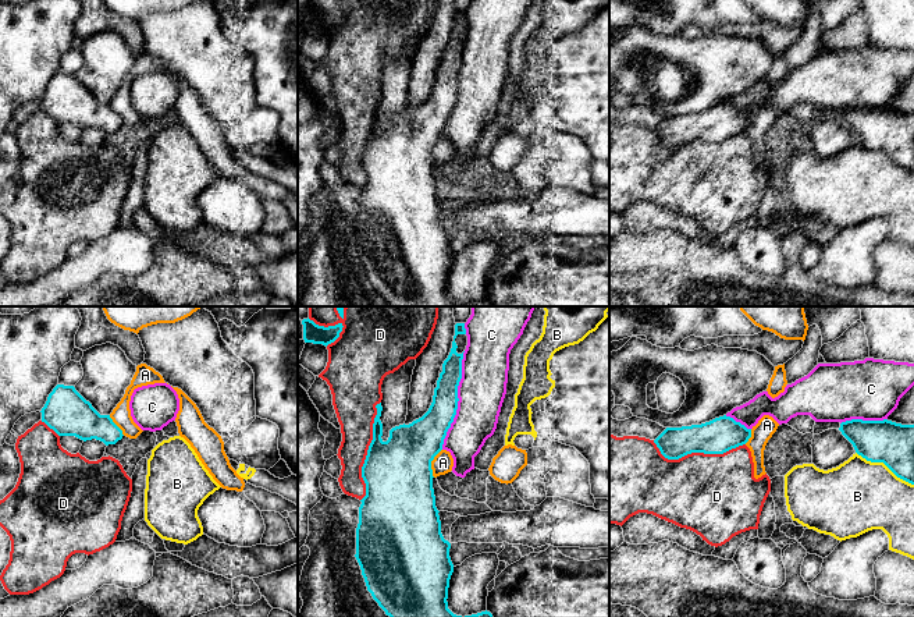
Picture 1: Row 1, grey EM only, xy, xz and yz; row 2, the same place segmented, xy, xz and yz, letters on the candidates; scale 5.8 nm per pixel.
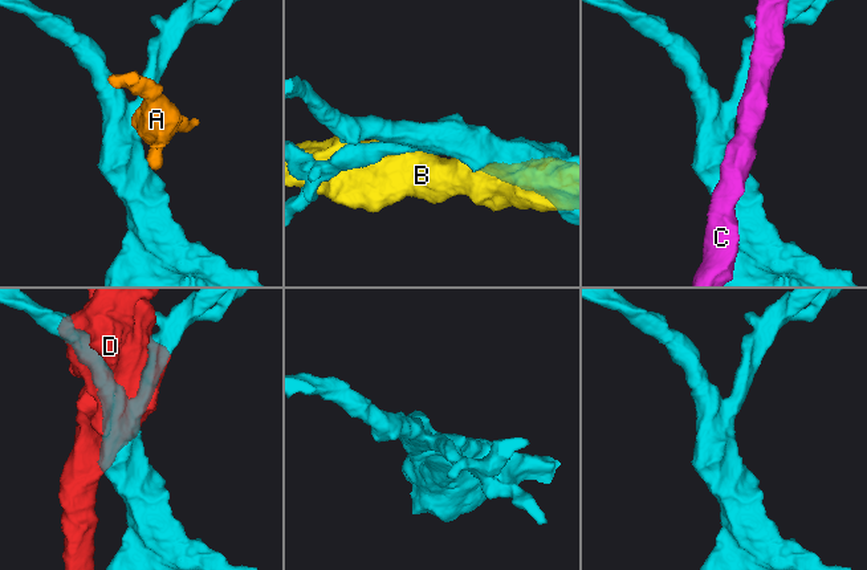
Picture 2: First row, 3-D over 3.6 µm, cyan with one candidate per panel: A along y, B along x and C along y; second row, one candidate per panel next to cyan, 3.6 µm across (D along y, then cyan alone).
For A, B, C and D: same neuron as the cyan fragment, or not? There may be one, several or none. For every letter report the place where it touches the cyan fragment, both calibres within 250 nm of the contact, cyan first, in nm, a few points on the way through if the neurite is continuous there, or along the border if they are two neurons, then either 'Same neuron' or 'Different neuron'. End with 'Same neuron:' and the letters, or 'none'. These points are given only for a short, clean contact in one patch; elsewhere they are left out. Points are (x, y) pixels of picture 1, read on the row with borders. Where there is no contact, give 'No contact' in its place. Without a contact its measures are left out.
A: Touches cyan at xz (430, 463). Thickness 400 nm (cyan) against 120 nm. Boundary: xz (441, 449), (431, 461), (433, 477). Different neuron
B: Touches cyan at yz (885, 464). Thickness 240 nm (cyan) against 420 nm. Different neuron
C: Touches cyan at xz (458, 400). Thickness 190 nm (cyan) against 280 nm. Different neuron
D: Touches cyan at xz (367, 451). Thickness 400 nm (cyan) against 220 nm. Different neuron
Same neuron: none

